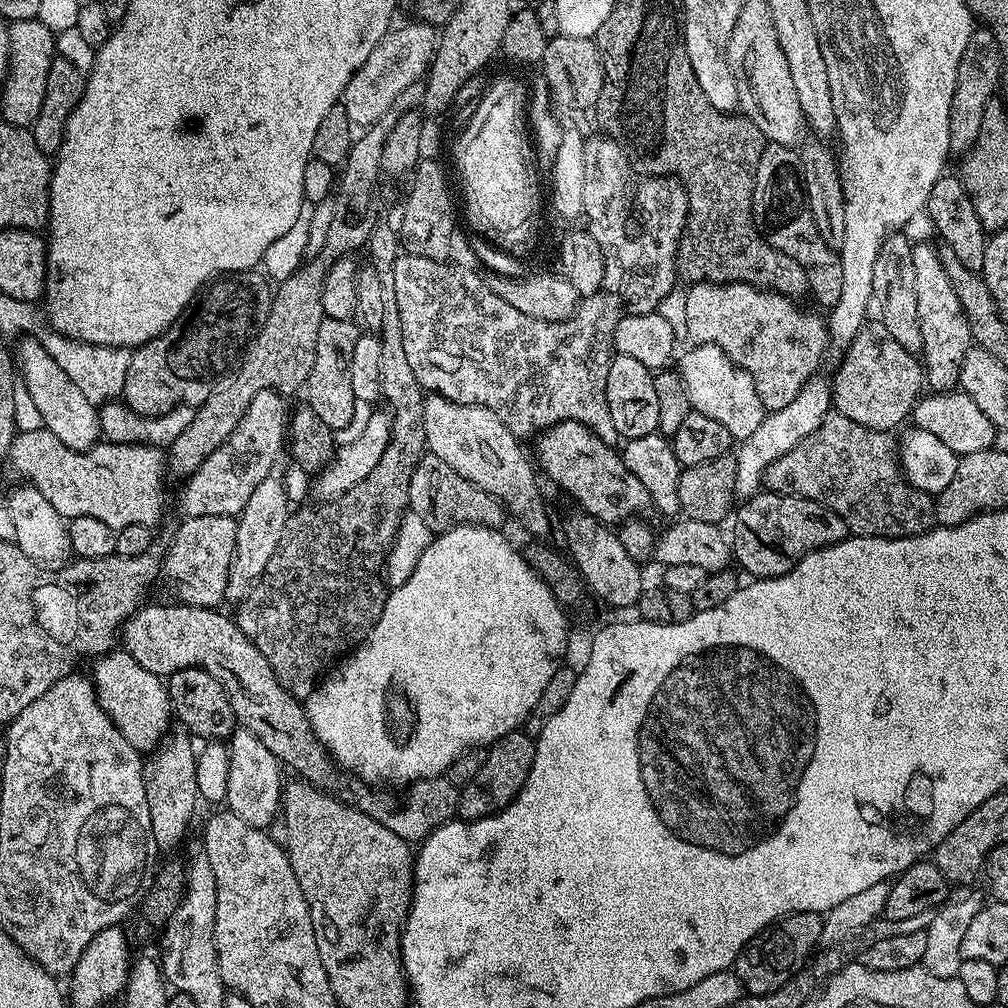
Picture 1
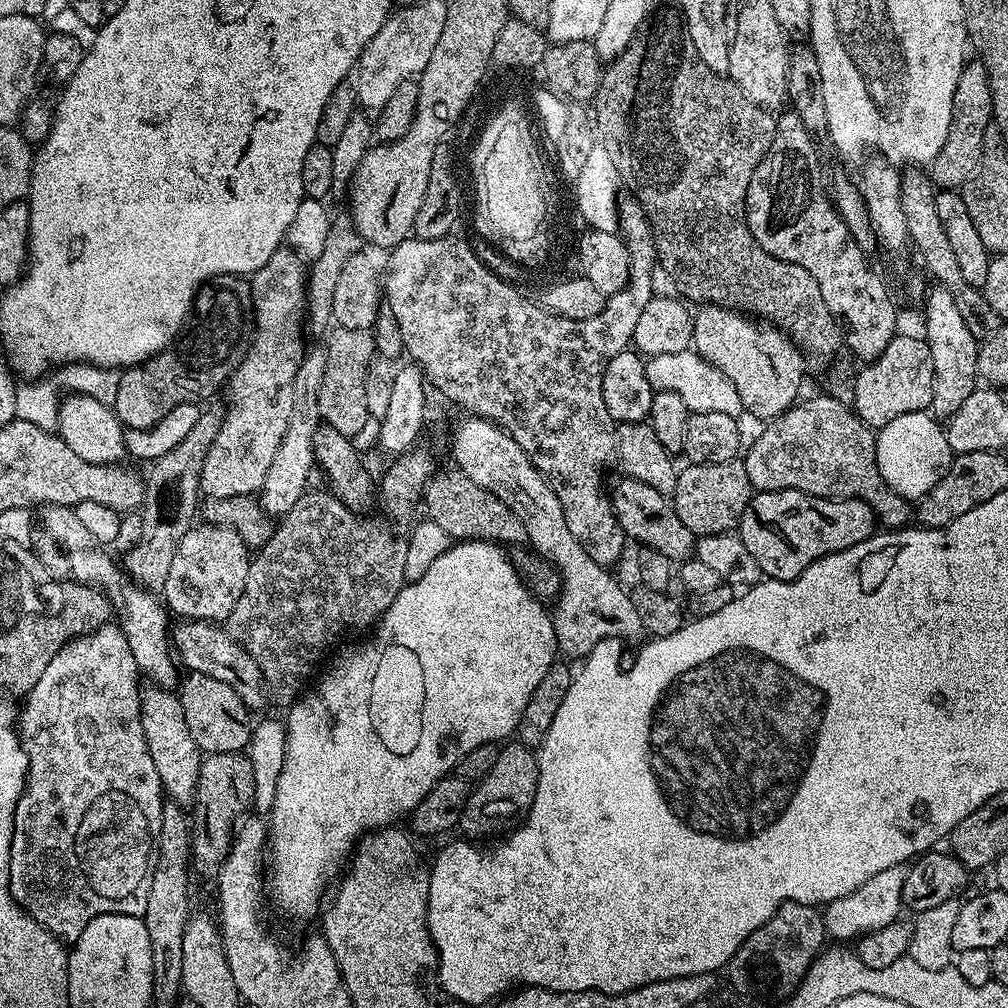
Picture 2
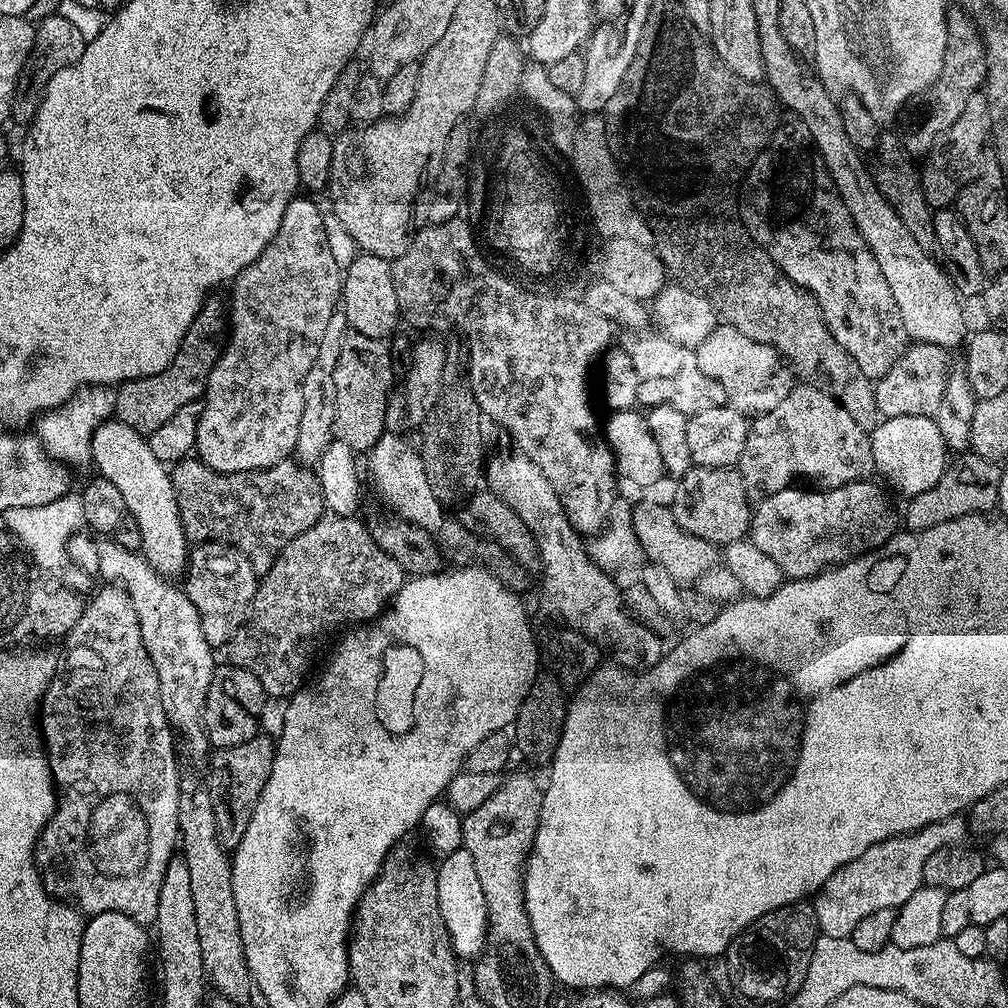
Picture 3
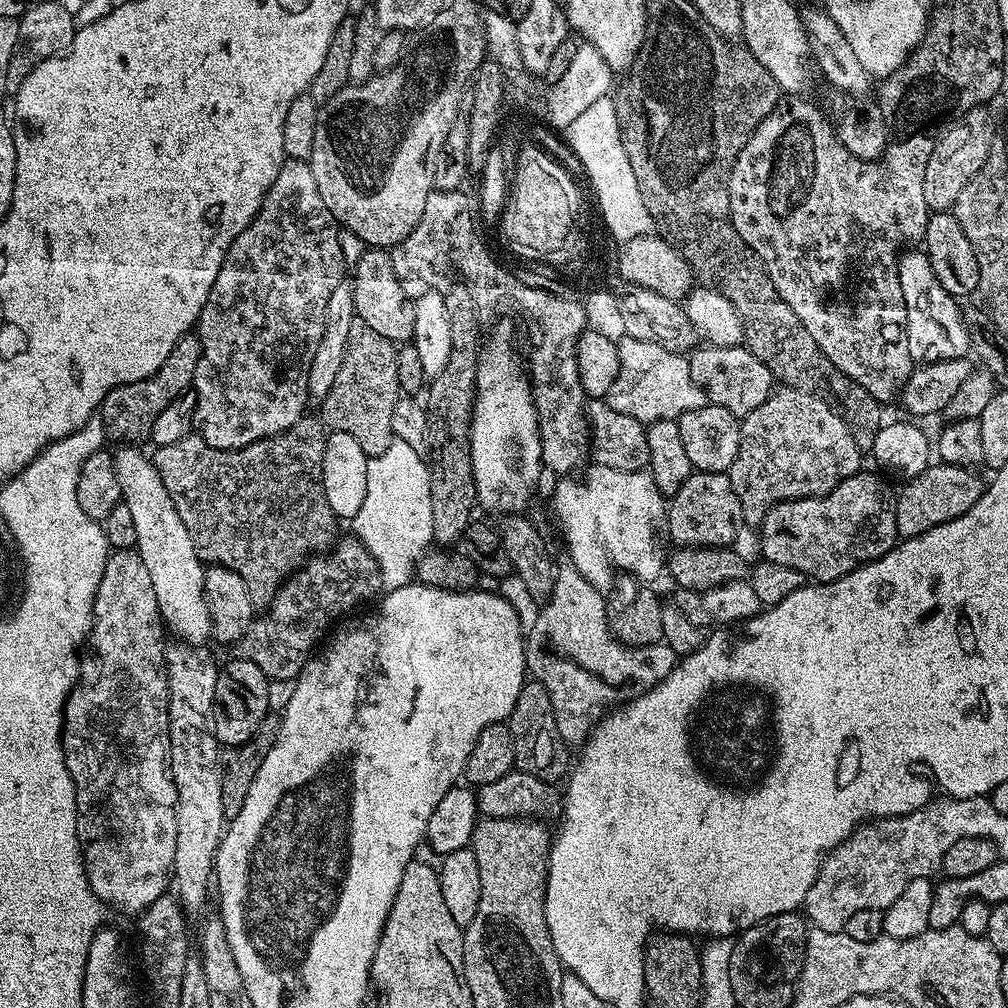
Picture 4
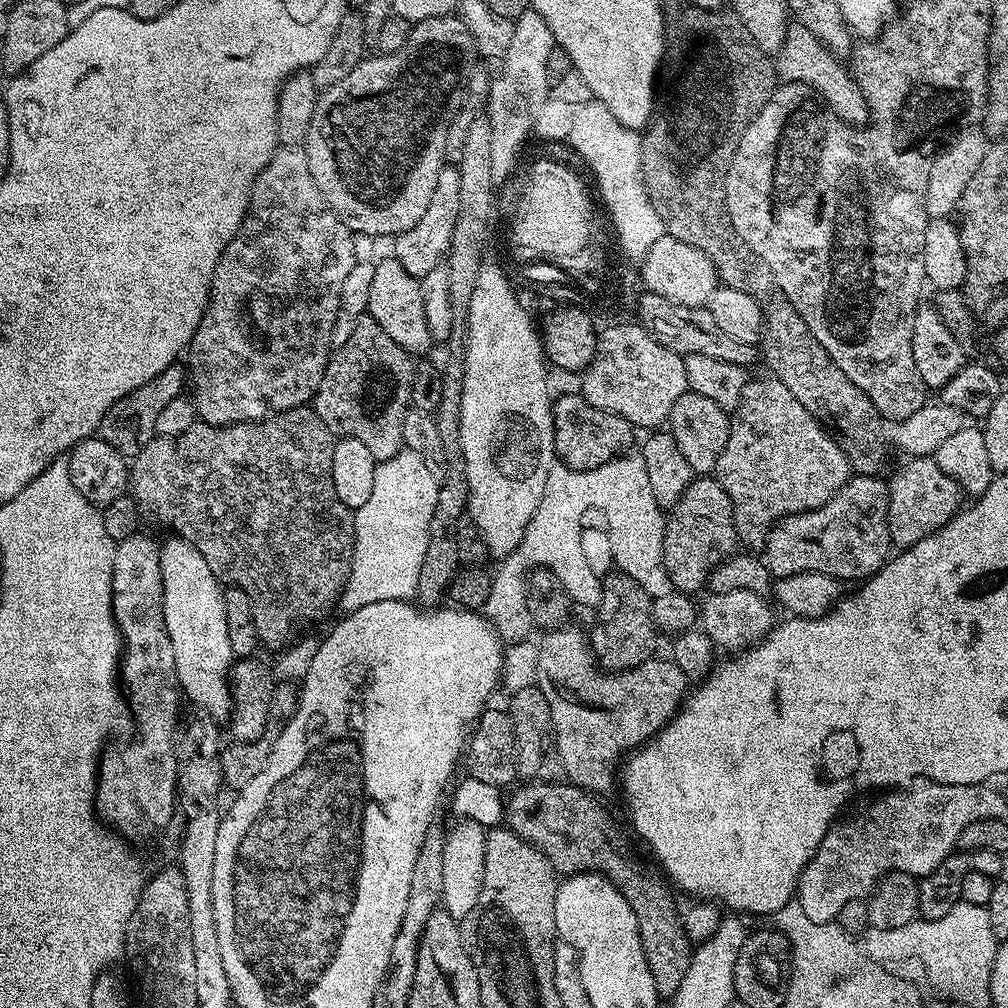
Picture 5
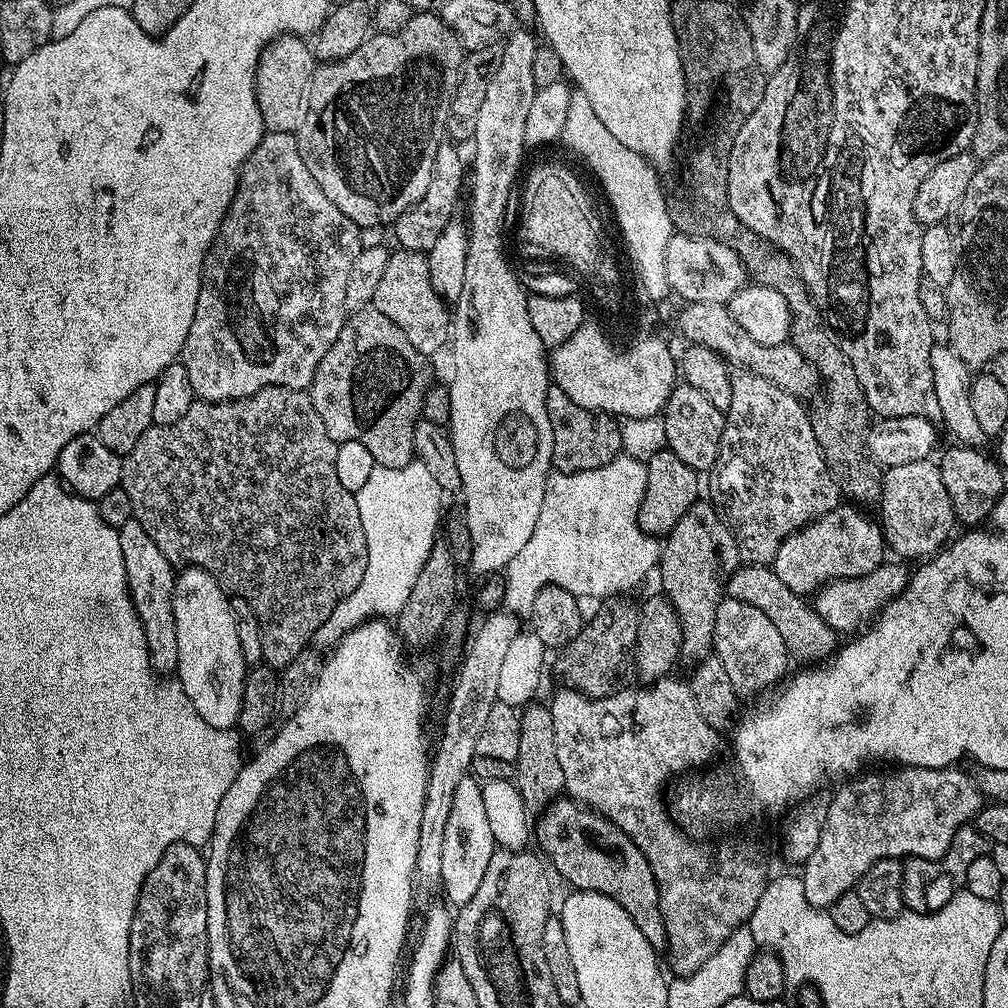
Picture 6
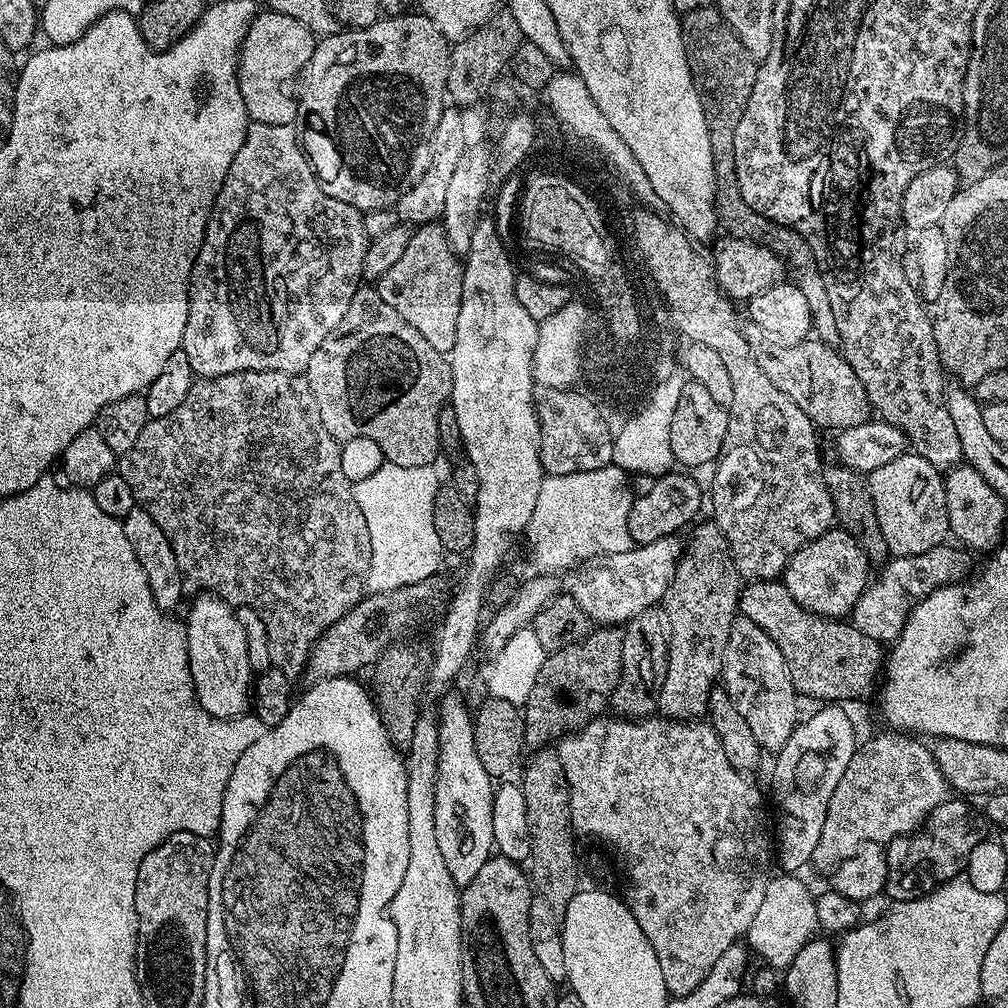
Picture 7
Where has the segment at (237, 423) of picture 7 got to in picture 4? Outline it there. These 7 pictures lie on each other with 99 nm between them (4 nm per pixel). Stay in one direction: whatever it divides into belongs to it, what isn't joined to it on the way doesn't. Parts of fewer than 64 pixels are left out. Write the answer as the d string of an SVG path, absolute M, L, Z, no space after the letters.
M305 414L300 417L298 422L294 422L294 426L290 426L279 436L262 440L259 444L249 444L246 448L231 452L221 452L219 448L210 447L203 435L190 434L170 446L156 448L153 451L154 454L151 453L150 456L152 464L162 478L162 486L166 486L167 492L170 493L170 498L174 502L174 510L178 510L178 518L182 518L182 522L186 522L186 530L190 530L200 559L204 561L205 565L220 564L223 568L234 570L234 574L241 576L246 582L246 590L250 590L252 606L256 610L267 609L271 605L272 599L276 597L276 591L280 589L281 584L313 554L320 554L327 550L332 541L332 535L338 530L338 519L334 510L330 508L330 503L326 500L326 490L323 486L323 454L326 452L328 437L325 425L317 417L316 420L311 414Z

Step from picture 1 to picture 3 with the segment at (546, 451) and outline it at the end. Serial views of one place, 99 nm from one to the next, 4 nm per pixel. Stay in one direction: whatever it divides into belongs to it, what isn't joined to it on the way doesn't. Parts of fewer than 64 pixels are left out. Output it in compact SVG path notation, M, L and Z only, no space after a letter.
M644 500L630 512L630 521L643 555L651 563L662 566L662 570L667 570L670 578L678 582L694 582L705 570L710 570L710 566L721 563L721 549L706 538L698 538L698 534L682 530L667 503Z

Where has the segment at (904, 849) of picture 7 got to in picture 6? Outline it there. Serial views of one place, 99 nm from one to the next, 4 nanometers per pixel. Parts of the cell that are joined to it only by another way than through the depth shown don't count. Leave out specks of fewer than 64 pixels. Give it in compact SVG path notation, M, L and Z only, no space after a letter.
M975 826L959 828L954 834L952 844L943 860L927 860L917 856L907 857L903 861L902 890L905 909L914 912L940 912L954 894L965 887L964 879L970 864L975 859L989 855L990 842Z

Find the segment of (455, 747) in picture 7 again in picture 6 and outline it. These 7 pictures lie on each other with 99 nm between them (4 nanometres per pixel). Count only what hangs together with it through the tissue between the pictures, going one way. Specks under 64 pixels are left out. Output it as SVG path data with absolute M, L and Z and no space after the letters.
M467 774L462 778L454 793L453 809L450 810L450 818L447 819L446 832L443 835L442 892L448 895L447 903L453 904L452 906L465 904L470 902L470 898L474 898L474 890L482 882L496 849L481 785L475 775Z

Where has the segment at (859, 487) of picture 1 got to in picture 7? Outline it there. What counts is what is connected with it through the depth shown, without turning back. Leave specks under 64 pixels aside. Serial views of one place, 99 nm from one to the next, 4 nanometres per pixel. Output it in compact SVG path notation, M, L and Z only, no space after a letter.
M726 301L726 306L718 306L712 312L712 319L709 319L704 325L696 326L696 330L691 333L698 340L706 342L706 346L714 346L714 350L718 350L718 355L722 357L722 362L726 366L726 371L730 373L730 382L734 389L734 402L727 405L728 410L728 429L726 430L726 438L724 439L724 449L720 452L718 459L715 461L716 477L712 480L712 512L714 515L714 523L722 530L722 534L726 538L726 542L732 551L732 557L736 563L736 569L740 571L741 577L753 580L774 580L783 577L784 568L790 562L790 558L802 546L806 546L806 542L810 542L814 538L818 538L822 534L826 534L828 529L833 527L836 518L836 507L830 498L830 490L824 481L825 465L820 464L820 448L816 445L816 435L818 429L812 420L802 410L798 410L798 406L794 406L794 402L790 402L790 398L786 398L786 394L782 394L782 390L778 390L778 386L774 386L774 382L770 382L770 378L766 378L766 374L762 371L762 366L758 366L758 362L754 362L754 354L750 350L750 342L746 342L744 330L741 321L736 321L736 308L733 301Z

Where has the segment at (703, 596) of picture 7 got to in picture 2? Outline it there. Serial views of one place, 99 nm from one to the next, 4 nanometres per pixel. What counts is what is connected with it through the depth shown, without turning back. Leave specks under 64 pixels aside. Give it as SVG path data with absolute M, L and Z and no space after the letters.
M737 458L730 462L688 464L681 467L676 477L676 491L671 493L670 499L678 518L682 518L682 526L686 526L693 537L699 538L733 531L739 525L753 495L754 489L746 474L743 459Z

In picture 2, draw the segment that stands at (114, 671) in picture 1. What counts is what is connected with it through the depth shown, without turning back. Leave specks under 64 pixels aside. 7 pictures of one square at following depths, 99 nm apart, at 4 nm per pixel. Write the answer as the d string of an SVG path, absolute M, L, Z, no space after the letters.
M159 686L145 687L140 697L140 721L146 734L150 758L154 758L154 766L158 770L160 785L175 803L181 806L191 805L200 777L202 753L194 742L194 737L190 735L190 726L186 726L186 714L182 714L179 695Z

